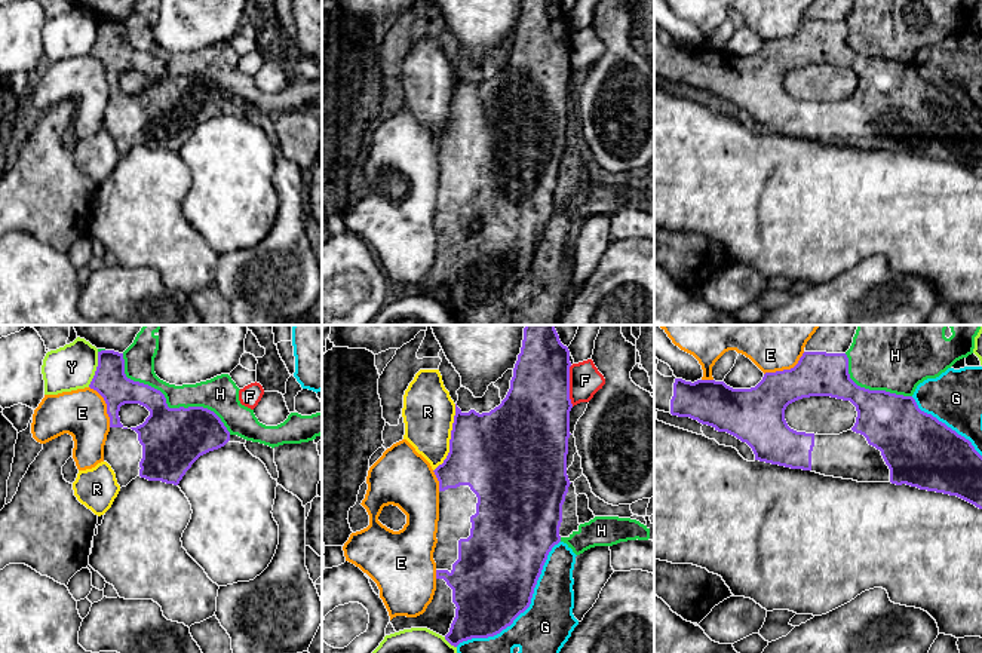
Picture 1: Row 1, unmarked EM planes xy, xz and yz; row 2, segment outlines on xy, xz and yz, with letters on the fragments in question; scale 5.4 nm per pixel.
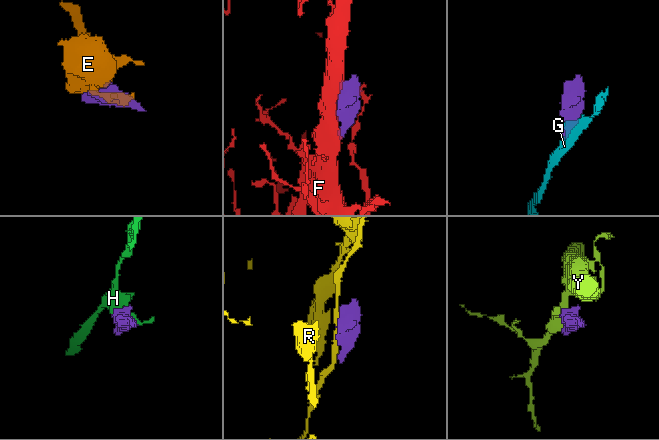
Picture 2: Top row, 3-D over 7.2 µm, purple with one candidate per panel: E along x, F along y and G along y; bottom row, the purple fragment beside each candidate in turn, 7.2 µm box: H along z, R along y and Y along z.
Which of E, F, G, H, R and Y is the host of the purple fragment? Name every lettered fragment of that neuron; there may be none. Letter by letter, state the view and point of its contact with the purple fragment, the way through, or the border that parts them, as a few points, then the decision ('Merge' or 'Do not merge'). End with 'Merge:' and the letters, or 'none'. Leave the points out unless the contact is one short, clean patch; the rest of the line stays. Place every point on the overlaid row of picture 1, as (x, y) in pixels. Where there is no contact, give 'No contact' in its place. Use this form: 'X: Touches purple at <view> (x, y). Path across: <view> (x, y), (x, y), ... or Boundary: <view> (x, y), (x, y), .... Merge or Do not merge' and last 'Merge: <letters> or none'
E: Touches purple at yz (785, 370). Do not merge
F: Touches purple at xz (568, 386). Boundary: xz (570, 365), (570, 402), (573, 405). Do not merge
G: Touches purple at xz (524, 610). Do not merge
H: Touches purple at xy (166, 404). Do not merge
R: Touches purple at xz (451, 438). Do not merge
Y: Touches purple at xy (97, 370). Do not merge
Merge: none

